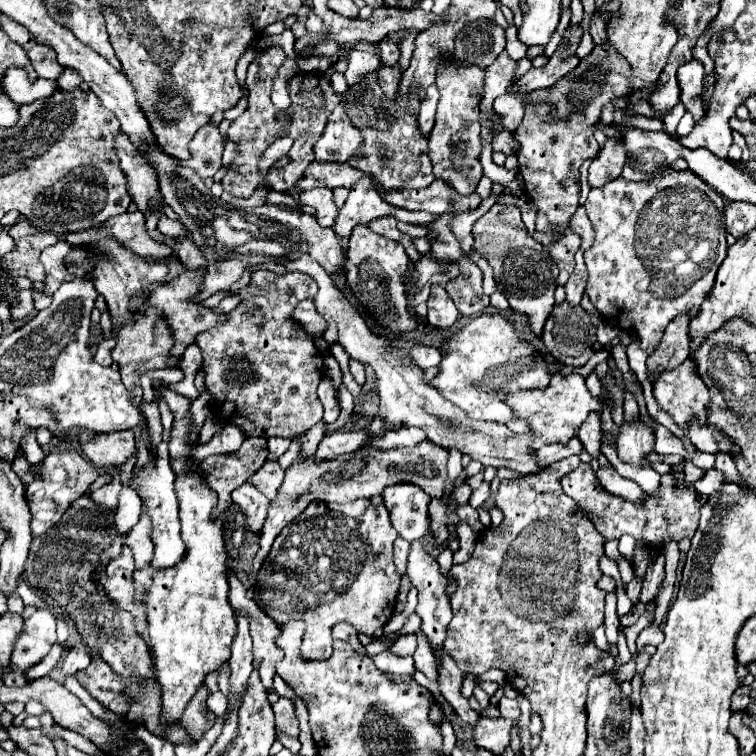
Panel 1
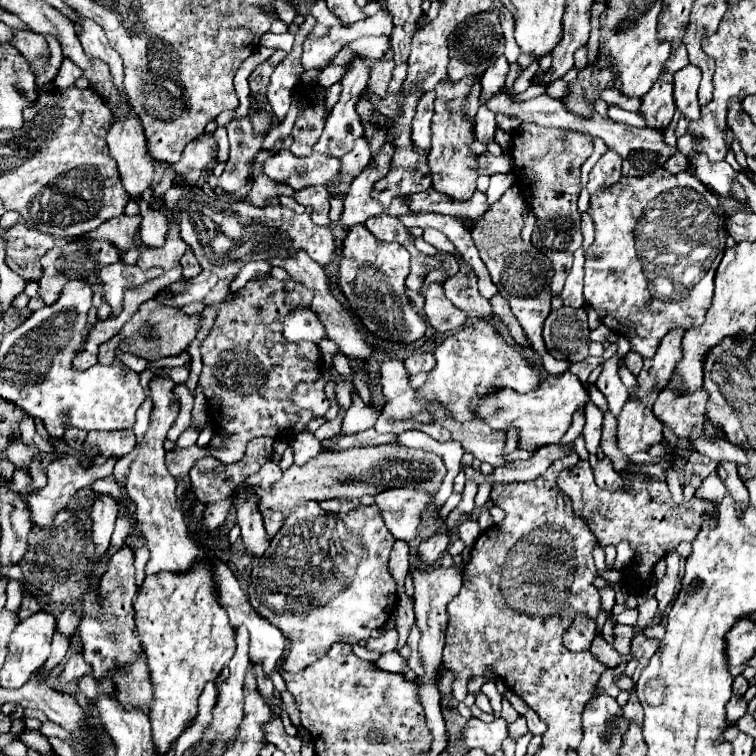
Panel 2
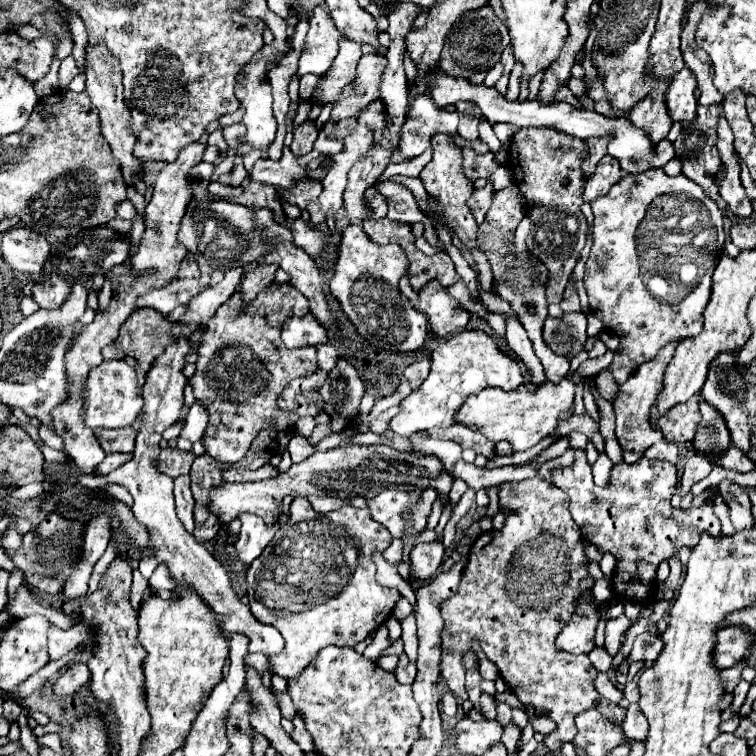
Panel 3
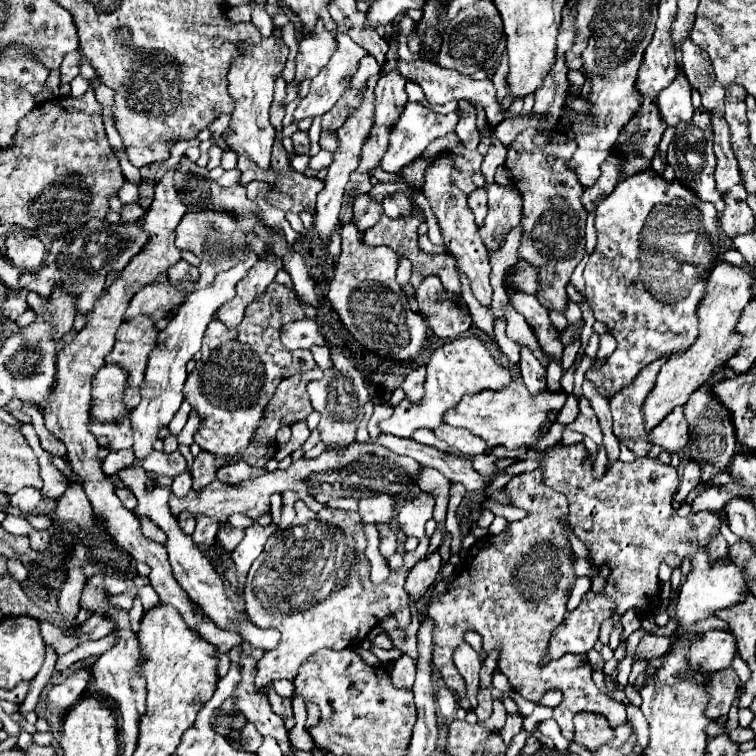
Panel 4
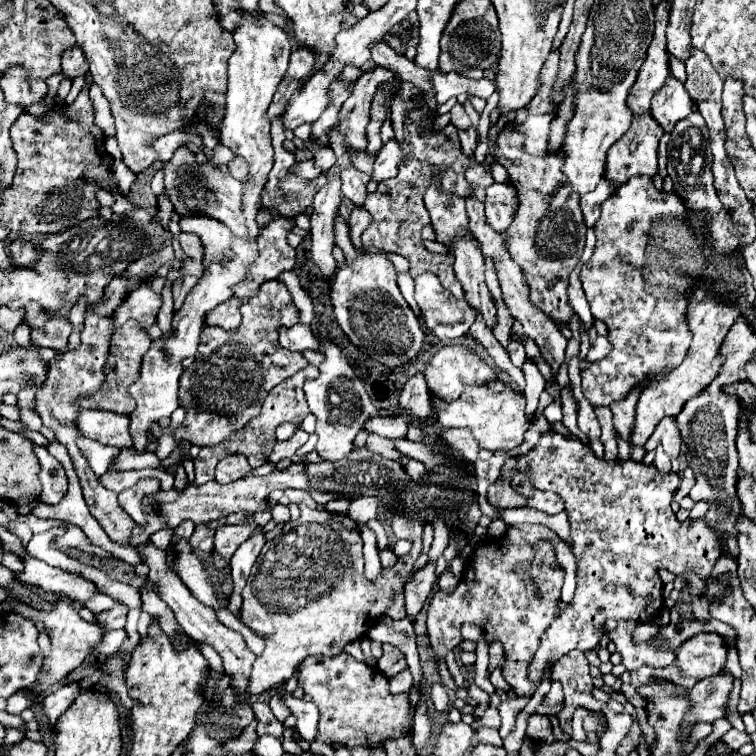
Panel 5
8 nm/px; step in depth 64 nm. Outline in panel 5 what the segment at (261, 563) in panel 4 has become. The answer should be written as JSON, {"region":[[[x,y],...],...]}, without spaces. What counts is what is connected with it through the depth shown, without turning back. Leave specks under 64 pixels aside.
{"region":[[[310,510],[308,516],[300,516],[298,522],[288,522],[284,528],[282,528],[282,534],[276,536],[274,540],[268,540],[252,568],[252,576],[248,576],[248,584],[242,592],[242,598],[244,598],[244,604],[242,604],[242,622],[246,626],[250,626],[258,636],[268,636],[270,640],[266,642],[266,648],[264,652],[256,658],[254,666],[252,666],[252,674],[250,674],[250,686],[248,686],[248,694],[256,696],[256,694],[262,694],[264,690],[270,690],[270,688],[278,688],[280,684],[288,682],[292,678],[292,674],[296,672],[296,666],[310,654],[326,654],[326,656],[336,656],[344,650],[346,644],[354,642],[354,640],[360,640],[362,636],[368,634],[368,630],[380,622],[380,618],[384,614],[388,614],[392,620],[402,620],[404,618],[404,585],[407,578],[414,568],[412,562],[408,564],[402,564],[404,560],[400,560],[394,568],[386,568],[384,574],[376,580],[376,582],[370,582],[366,576],[364,576],[364,556],[362,556],[362,538],[360,538],[360,530],[356,526],[356,522],[350,518],[350,516],[344,516],[344,514],[332,514],[332,512],[326,512],[326,510]]]}

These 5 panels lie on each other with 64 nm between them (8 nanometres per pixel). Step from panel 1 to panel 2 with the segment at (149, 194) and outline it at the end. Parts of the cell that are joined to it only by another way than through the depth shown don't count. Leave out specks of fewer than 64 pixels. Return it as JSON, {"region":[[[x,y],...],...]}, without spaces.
{"region":[[[114,114],[114,124],[108,130],[108,144],[110,144],[110,154],[114,156],[114,160],[118,160],[118,170],[126,192],[134,202],[138,202],[142,198],[142,192],[152,188],[154,170],[156,170],[156,162],[148,160],[148,150],[144,148],[144,130],[140,128],[140,120],[134,116],[120,118],[118,114]]]}

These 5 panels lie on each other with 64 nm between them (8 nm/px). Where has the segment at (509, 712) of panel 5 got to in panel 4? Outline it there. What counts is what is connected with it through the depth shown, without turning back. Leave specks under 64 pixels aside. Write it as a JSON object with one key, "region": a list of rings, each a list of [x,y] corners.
{"region":[[[508,714],[508,720],[504,724],[504,728],[500,730],[500,736],[504,738],[506,746],[510,746],[512,738],[522,730],[522,716],[520,714]]]}

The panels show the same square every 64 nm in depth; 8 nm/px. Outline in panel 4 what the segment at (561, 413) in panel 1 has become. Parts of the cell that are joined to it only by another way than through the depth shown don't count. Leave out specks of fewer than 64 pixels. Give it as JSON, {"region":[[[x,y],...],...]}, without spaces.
{"region":[[[514,380],[510,386],[502,390],[482,390],[478,394],[468,394],[460,400],[460,404],[444,414],[444,422],[456,428],[466,428],[472,434],[486,440],[488,448],[494,448],[498,444],[516,450],[520,446],[534,446],[540,438],[542,426],[550,426],[550,412],[562,410],[568,394],[564,390],[560,392],[538,392],[530,394],[528,388]]]}

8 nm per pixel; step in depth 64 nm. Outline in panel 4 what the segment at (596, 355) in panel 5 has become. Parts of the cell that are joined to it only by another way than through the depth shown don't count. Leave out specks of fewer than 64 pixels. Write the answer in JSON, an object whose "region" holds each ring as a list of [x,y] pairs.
{"region":[[[606,332],[600,335],[600,347],[596,356],[596,360],[608,358],[616,349],[617,343],[614,337]]]}

